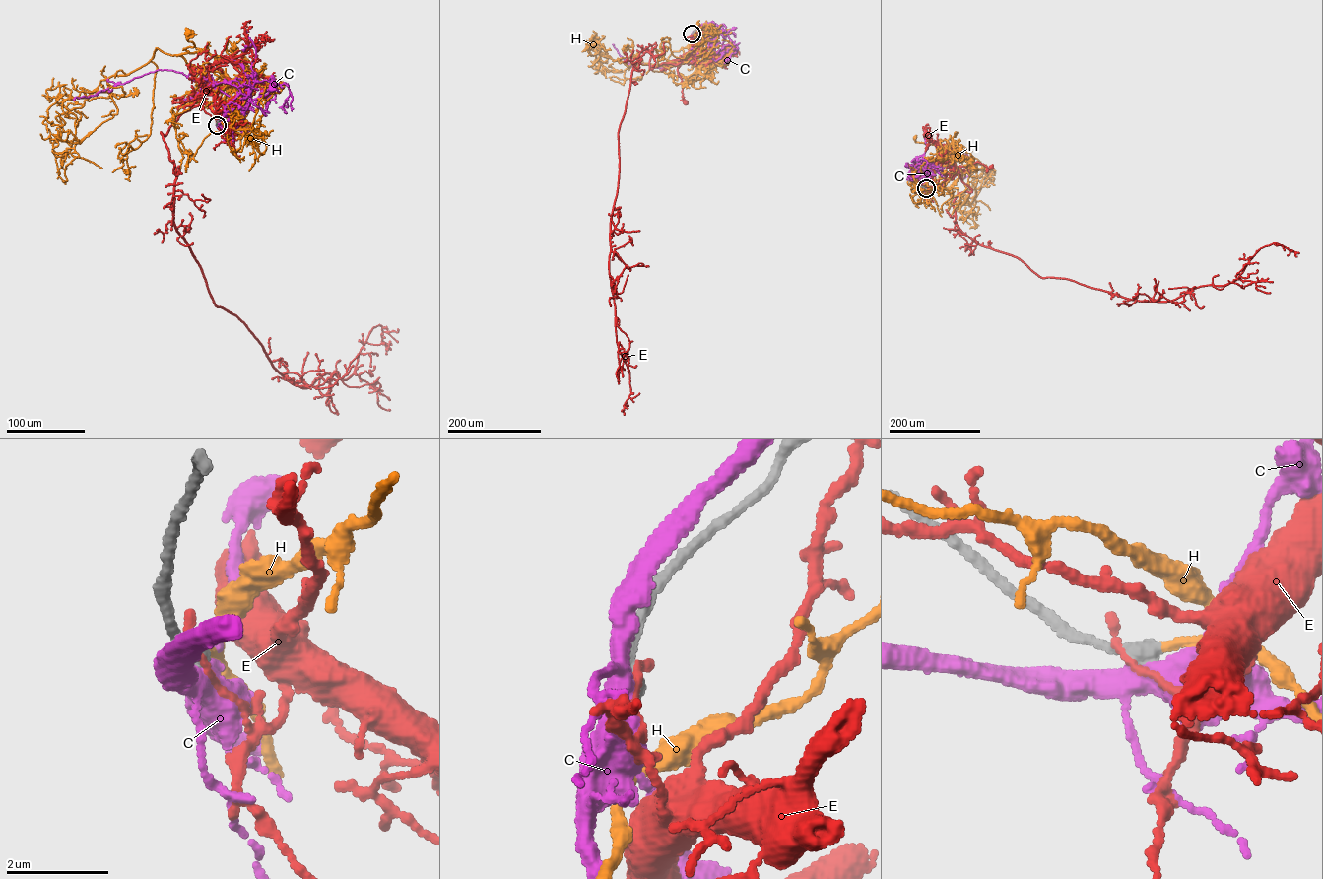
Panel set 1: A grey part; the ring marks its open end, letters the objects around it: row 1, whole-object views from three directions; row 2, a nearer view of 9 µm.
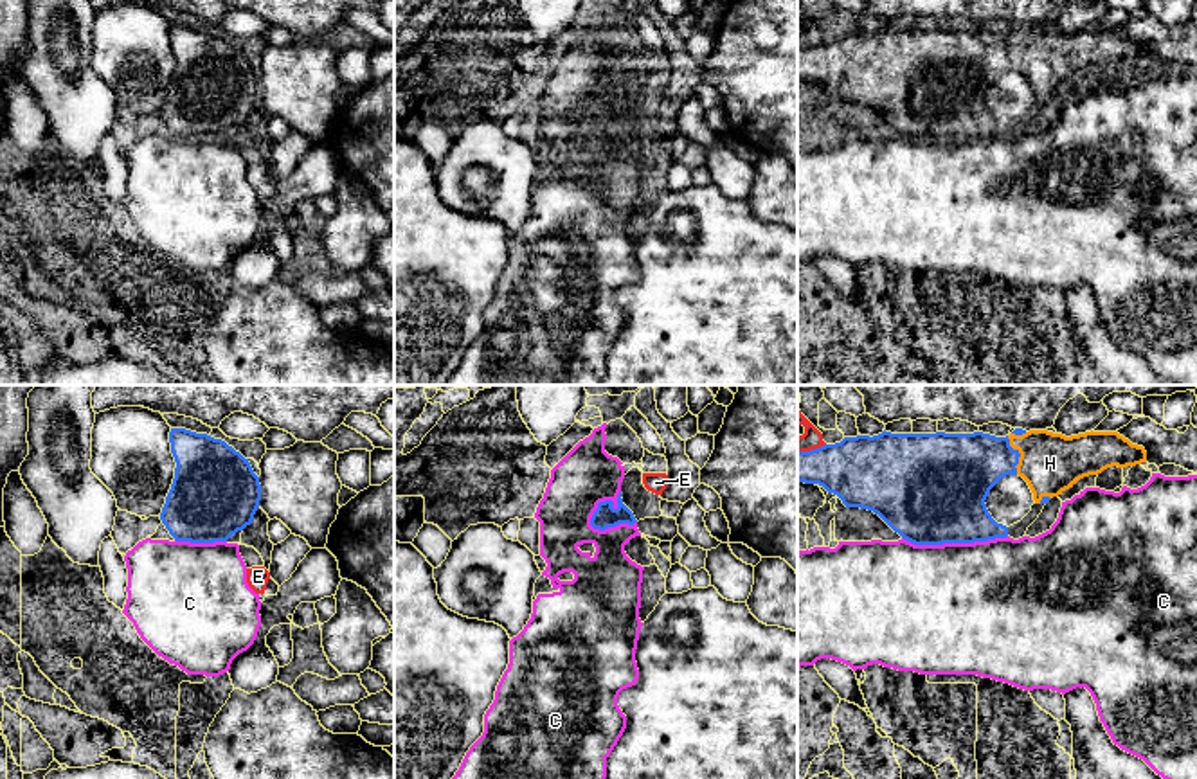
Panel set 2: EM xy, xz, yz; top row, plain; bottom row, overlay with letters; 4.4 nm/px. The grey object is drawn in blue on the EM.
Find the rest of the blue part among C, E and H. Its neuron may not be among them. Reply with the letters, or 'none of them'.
H

